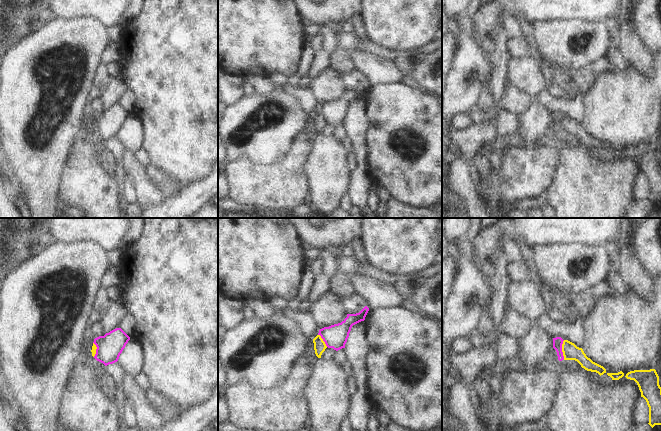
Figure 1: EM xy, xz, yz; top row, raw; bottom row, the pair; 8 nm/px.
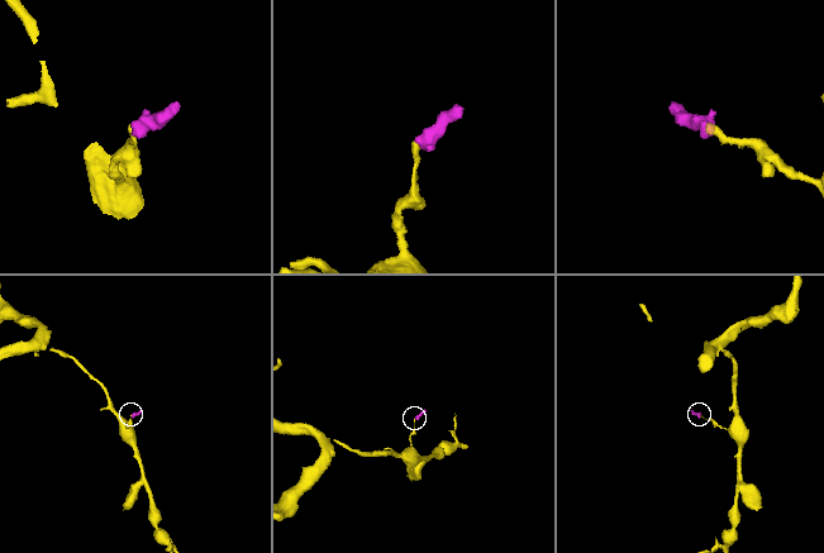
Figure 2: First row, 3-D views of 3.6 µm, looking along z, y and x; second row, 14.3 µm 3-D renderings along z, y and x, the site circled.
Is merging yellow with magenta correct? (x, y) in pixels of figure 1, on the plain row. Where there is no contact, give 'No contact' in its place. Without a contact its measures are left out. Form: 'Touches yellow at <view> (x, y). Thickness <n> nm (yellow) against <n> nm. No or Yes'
Touches yellow at yz (562, 126). Thickness 130 nm (yellow) against 80 nm. No.

